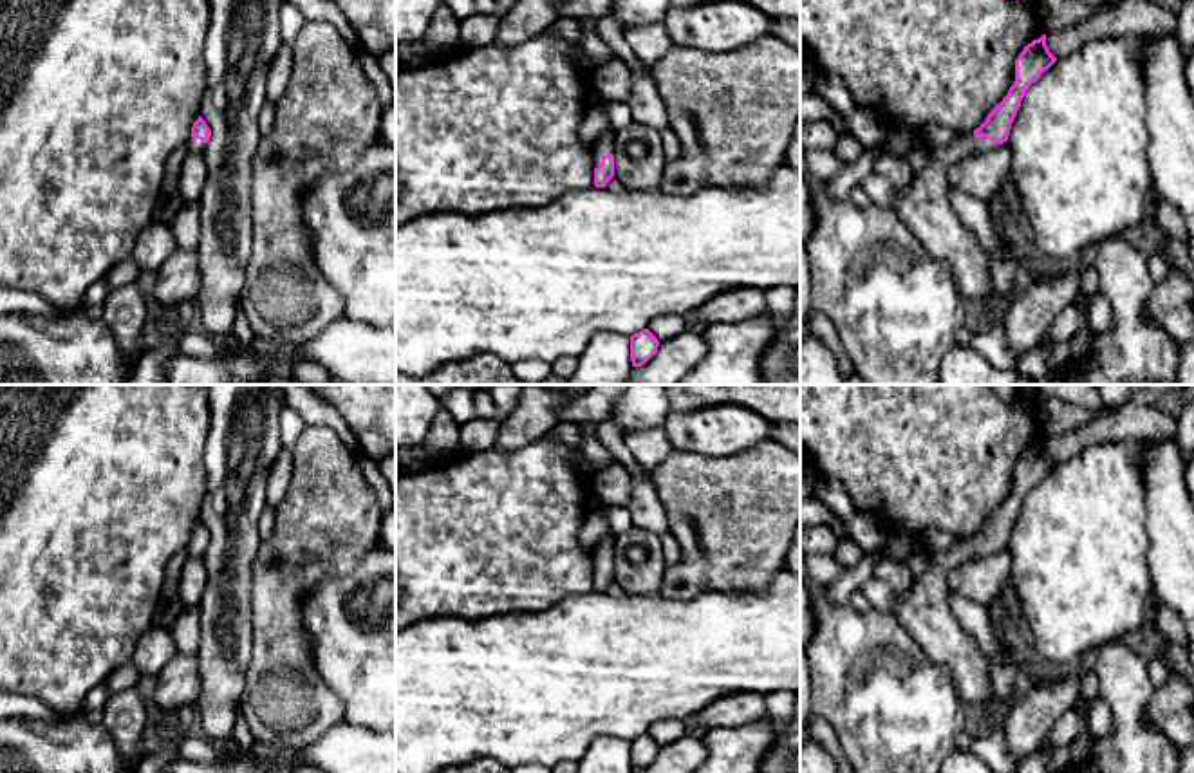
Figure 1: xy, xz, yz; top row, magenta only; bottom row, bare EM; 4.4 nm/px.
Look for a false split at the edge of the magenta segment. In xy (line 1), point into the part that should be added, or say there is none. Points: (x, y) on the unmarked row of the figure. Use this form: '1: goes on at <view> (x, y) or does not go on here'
1: goes on at xy (194, 549)

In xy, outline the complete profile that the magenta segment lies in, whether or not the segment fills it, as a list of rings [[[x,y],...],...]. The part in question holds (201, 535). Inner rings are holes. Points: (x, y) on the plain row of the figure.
[[[199,520],[199,524],[191,531],[191,538],[186,545],[186,551],[190,556],[202,558],[210,542],[211,542],[211,535],[206,529],[206,526]]]

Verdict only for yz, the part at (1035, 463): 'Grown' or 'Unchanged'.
Grown

